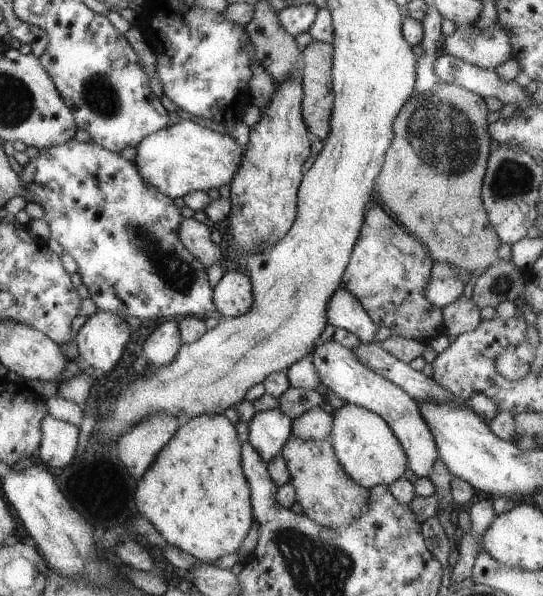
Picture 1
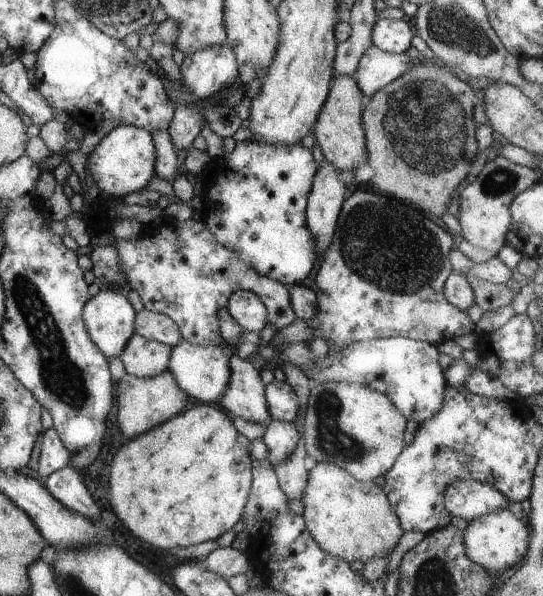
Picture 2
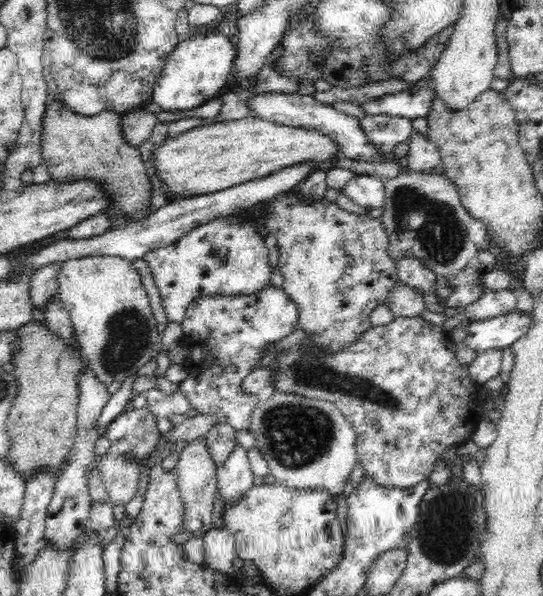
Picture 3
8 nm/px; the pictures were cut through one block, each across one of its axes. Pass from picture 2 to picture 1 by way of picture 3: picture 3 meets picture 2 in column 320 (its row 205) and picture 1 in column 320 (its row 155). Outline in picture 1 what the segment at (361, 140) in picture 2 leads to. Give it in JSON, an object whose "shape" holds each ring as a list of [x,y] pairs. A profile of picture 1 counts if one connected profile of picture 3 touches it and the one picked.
{"shape":[[[313,41],[306,46],[302,54],[303,63],[300,69],[301,86],[303,87],[301,114],[306,127],[309,127],[316,137],[324,143],[329,134],[329,123],[333,106],[333,89],[331,84],[333,44]]]}

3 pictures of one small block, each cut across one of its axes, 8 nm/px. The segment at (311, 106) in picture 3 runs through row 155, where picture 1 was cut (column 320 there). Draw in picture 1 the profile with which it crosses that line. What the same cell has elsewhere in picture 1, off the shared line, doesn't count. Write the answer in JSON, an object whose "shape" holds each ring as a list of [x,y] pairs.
{"shape":[[[332,339],[313,348],[311,361],[319,372],[321,384],[328,390],[332,390],[338,398],[347,403],[372,410],[388,423],[404,448],[408,458],[407,468],[410,468],[418,478],[430,475],[439,457],[437,446],[433,434],[420,416],[418,404],[403,388],[376,374],[376,371],[366,366],[351,348],[342,346]]]}

